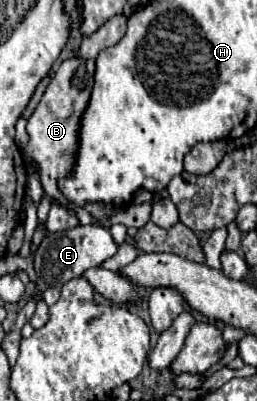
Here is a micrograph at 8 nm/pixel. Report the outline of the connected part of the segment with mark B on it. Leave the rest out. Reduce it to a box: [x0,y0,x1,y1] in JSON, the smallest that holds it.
[23,59,95,225]

